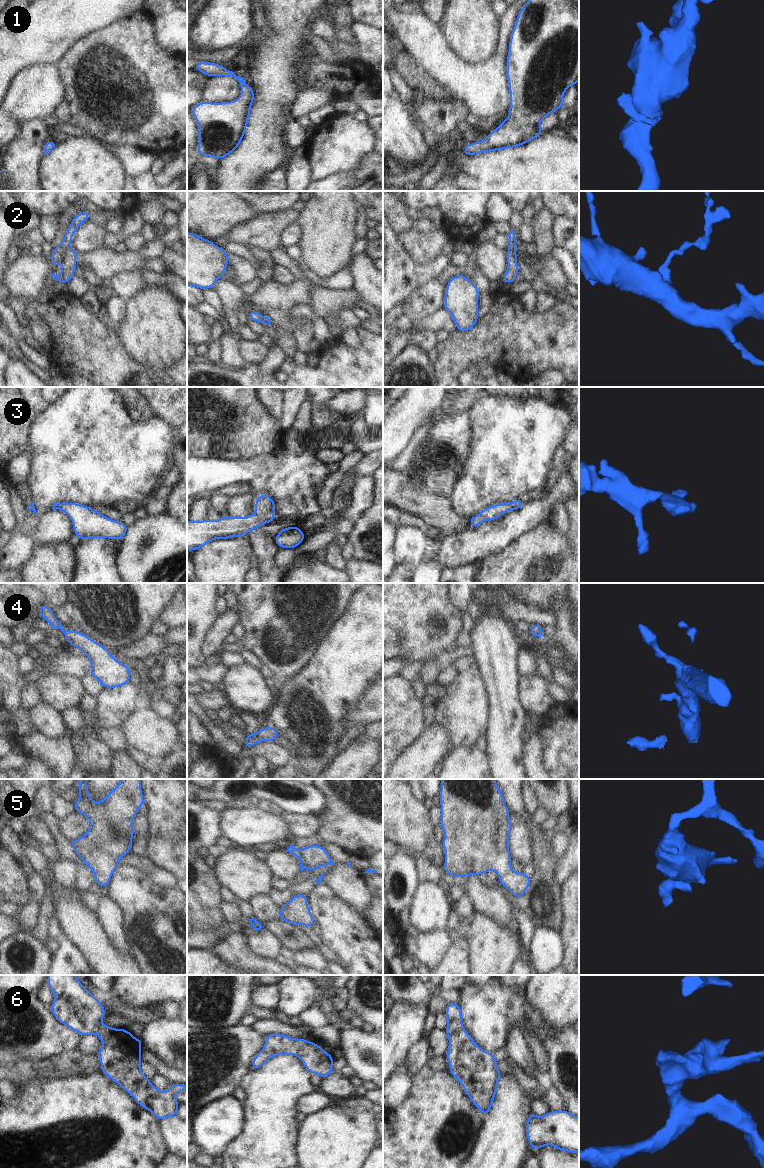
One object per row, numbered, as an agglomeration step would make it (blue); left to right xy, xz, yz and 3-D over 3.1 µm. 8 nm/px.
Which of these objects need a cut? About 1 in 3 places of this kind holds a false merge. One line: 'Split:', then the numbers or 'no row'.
Split: 2

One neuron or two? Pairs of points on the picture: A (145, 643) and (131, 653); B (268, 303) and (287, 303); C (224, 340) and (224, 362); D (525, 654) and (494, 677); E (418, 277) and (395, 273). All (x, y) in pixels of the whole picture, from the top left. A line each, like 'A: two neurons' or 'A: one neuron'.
A: one neuron
B: one neuron
C: one neuron
D: two neurons
E: one neuron

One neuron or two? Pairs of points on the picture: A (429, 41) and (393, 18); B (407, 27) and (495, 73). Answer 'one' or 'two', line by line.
A: one
B: one

